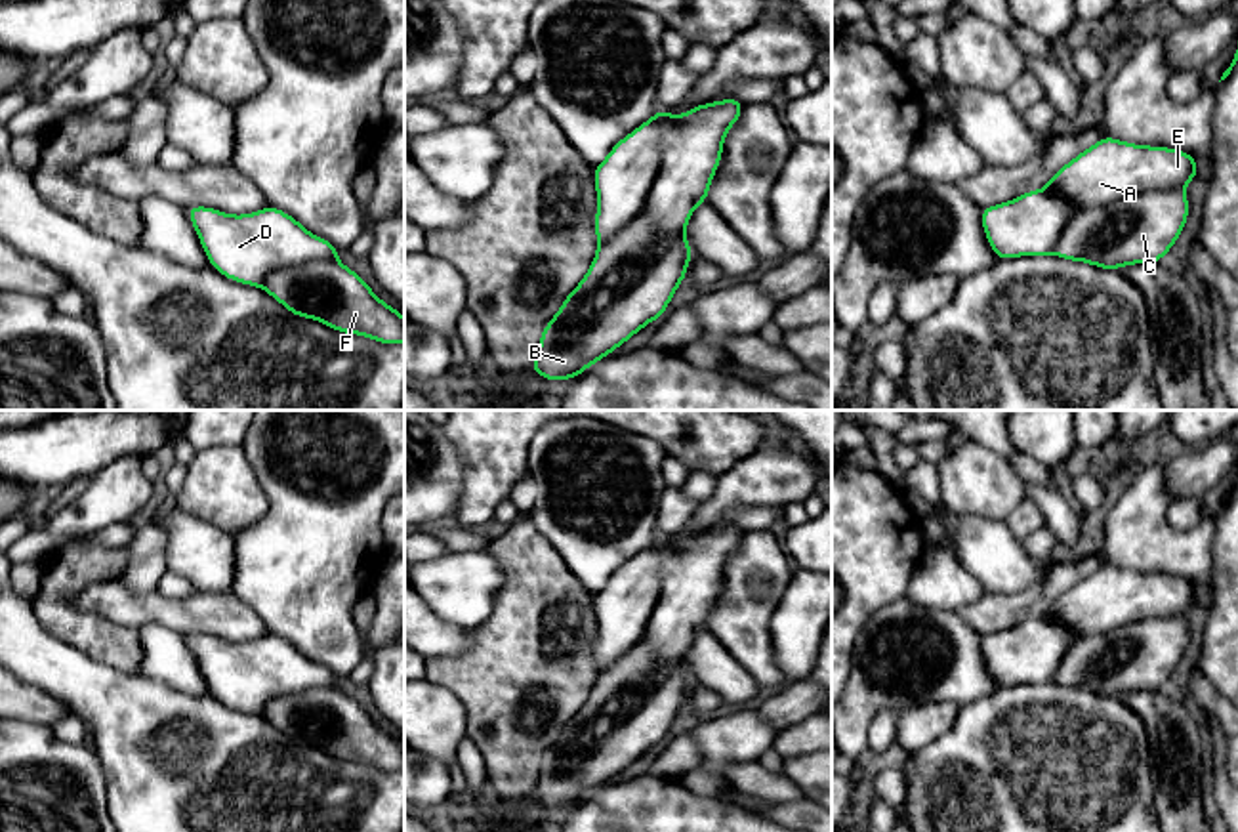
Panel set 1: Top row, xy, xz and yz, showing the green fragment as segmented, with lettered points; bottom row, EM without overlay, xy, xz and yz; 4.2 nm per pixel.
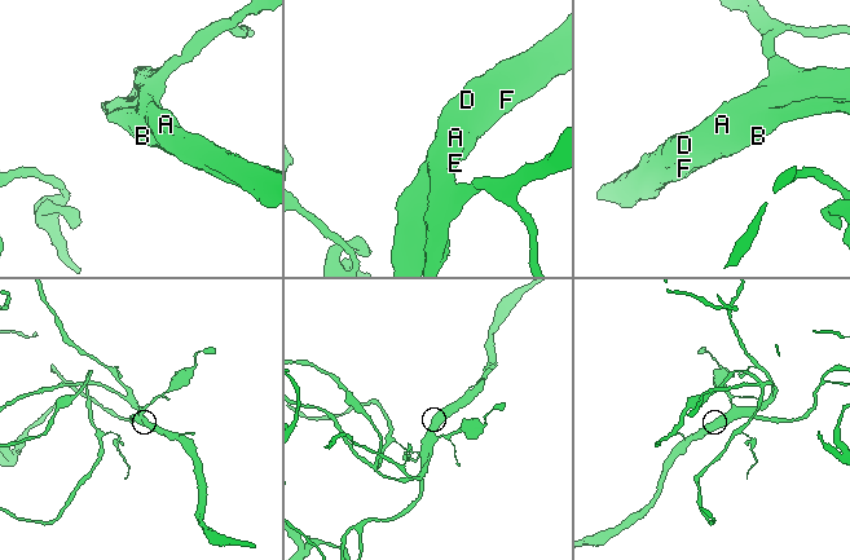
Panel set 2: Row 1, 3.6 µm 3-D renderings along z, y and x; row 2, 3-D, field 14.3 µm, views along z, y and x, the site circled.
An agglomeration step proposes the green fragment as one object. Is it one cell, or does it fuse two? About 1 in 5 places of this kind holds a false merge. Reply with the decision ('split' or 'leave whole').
leave whole

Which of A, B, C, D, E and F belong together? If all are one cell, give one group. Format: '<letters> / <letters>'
A B C D E F

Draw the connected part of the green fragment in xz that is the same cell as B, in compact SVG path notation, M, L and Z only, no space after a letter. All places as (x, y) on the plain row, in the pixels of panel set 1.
M736 525L696 532L679 544L656 536L650 548L622 565L593 595L597 681L586 704L542 758L538 782L530 792L538 803L551 809L574 807L650 748L662 746L692 685L685 655L694 635L708 630L725 563L742 536L744 530Z

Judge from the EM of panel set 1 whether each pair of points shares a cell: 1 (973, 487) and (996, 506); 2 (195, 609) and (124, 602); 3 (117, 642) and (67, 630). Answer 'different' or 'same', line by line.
1: same
2: same
3: same

